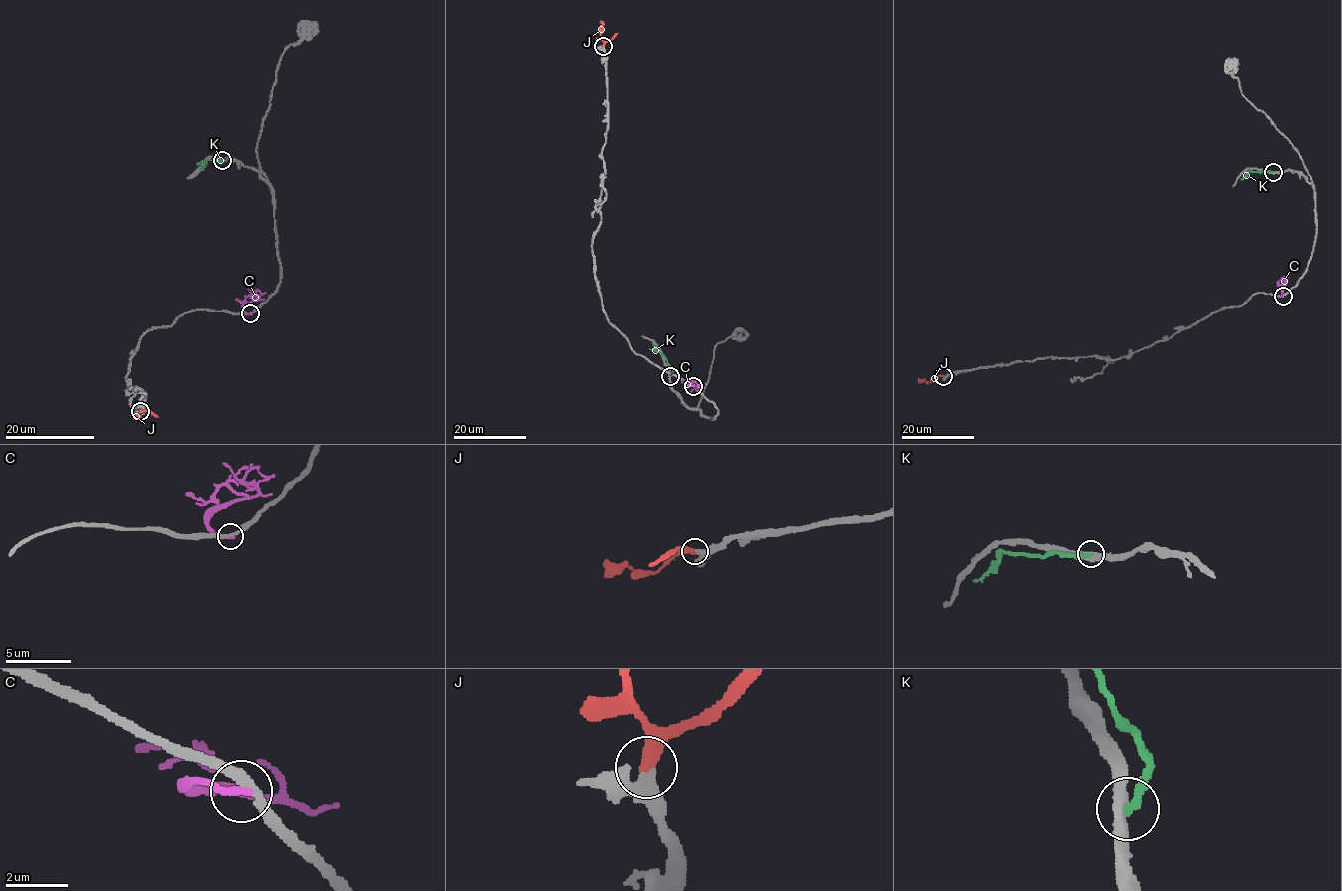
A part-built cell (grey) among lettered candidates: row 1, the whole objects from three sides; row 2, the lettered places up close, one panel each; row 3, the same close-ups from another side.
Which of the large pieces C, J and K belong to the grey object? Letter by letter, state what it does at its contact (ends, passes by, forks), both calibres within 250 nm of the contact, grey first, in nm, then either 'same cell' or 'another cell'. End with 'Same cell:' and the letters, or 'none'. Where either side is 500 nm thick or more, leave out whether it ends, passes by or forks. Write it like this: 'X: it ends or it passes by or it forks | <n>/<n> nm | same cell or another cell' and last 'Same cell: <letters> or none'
C: it ends | 280/260 nm | another cell
J: it ends | 340/420 nm | same cell
K: it ends | 420/240 nm | another cell
Same cell: J

